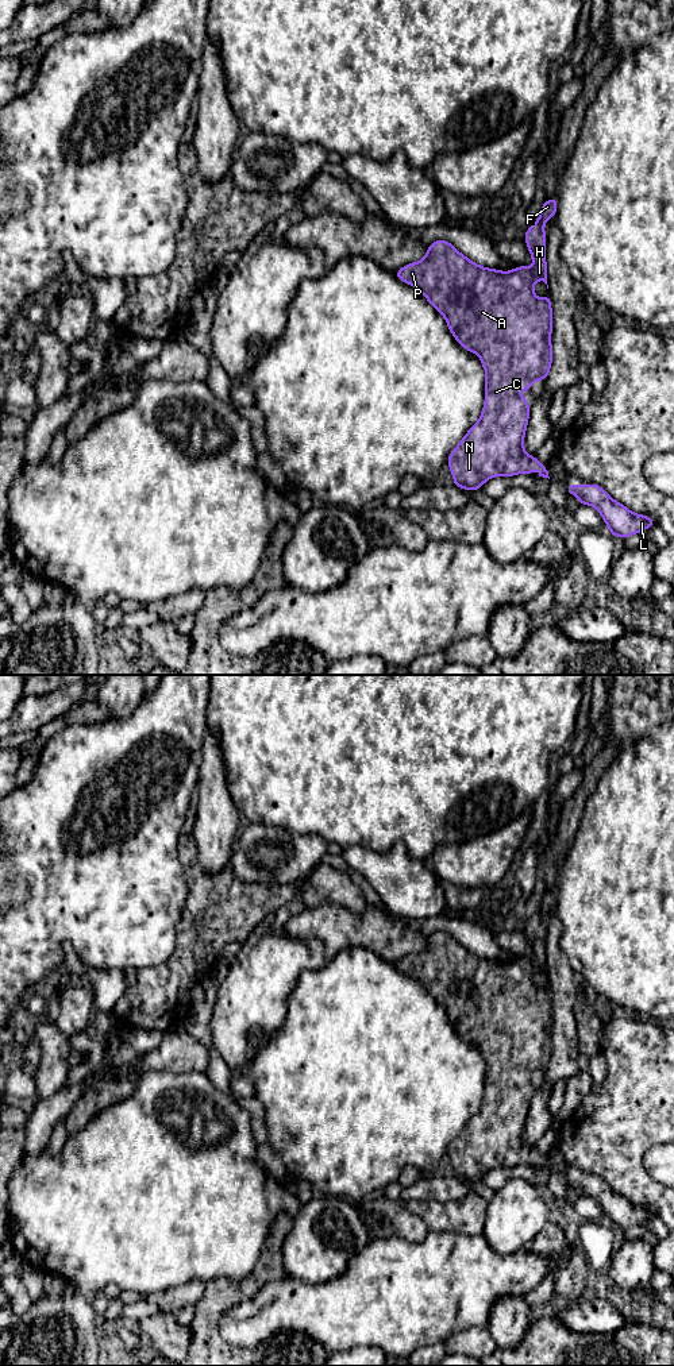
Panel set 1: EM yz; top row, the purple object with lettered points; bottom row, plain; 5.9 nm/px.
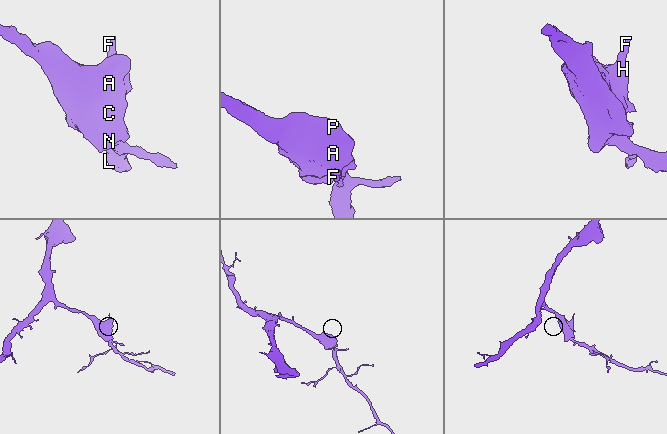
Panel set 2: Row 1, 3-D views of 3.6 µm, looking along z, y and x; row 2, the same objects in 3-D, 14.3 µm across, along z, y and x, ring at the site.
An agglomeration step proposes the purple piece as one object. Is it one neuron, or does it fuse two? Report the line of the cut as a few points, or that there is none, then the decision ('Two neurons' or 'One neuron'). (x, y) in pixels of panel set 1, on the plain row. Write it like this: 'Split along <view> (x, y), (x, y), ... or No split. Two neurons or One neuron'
No split. One neuron

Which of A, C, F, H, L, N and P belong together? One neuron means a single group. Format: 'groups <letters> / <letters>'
groups A C F H L N P

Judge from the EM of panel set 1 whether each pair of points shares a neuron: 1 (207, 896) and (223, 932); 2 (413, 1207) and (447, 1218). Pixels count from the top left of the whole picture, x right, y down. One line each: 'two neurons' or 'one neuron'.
1: one neuron
2: one neuron

